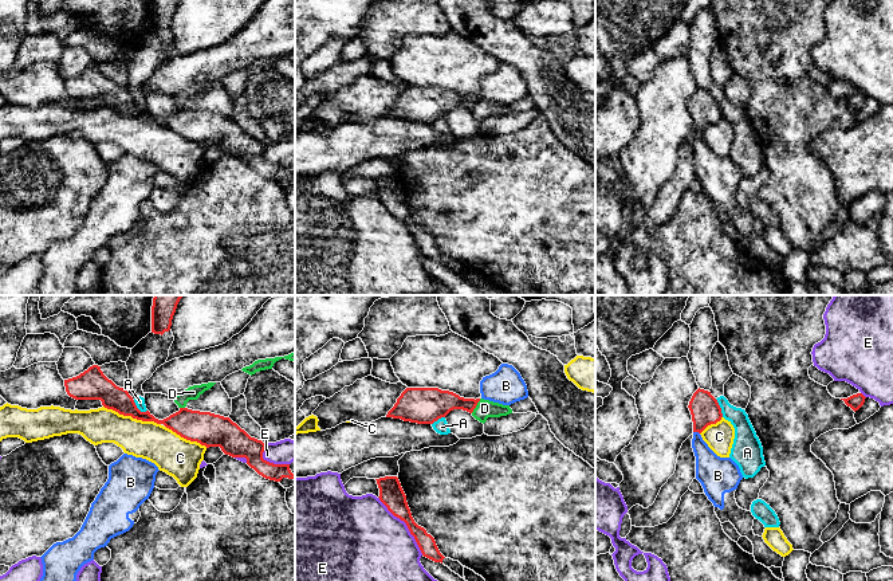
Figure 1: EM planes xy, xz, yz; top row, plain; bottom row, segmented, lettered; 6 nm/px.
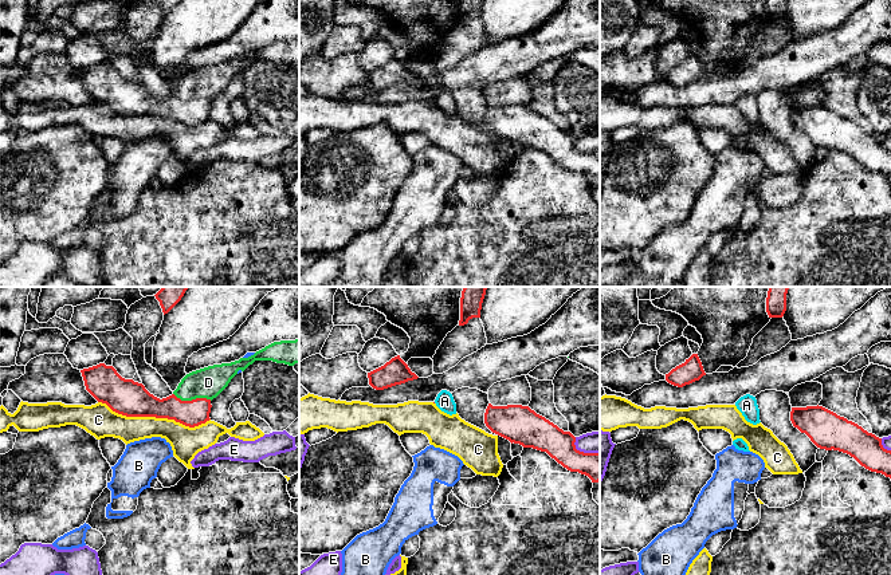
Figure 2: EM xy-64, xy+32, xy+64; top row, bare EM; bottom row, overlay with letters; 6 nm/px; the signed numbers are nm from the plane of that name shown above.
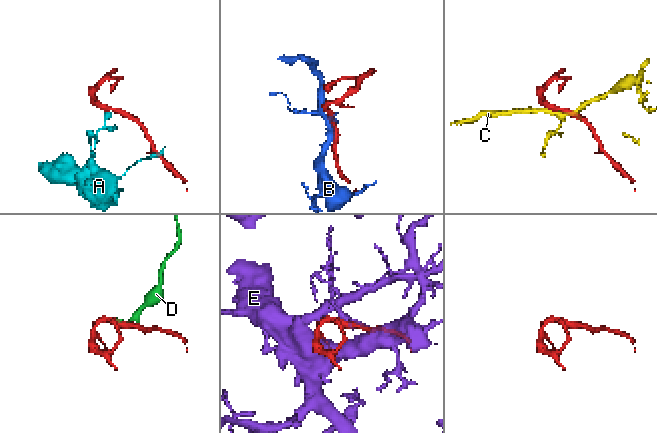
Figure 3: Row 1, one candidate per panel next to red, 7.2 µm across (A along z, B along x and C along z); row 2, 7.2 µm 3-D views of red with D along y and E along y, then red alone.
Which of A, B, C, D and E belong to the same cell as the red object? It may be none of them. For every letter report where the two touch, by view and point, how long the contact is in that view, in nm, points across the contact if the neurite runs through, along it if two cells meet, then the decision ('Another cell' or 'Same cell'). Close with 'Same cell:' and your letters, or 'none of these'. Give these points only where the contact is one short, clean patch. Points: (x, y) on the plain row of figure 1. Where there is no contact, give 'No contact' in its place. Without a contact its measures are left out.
A: Touches red at yz (720, 108). Shared border 120 nm. Boundary: yz (715, 98), (723, 116). Another cell
B: Touches red at yz (696, 130). Shared border 40 nm. Boundary: yz (693, 130), (699, 133). Another cell
C: Touches red at xy (132, 116). Shared border 360 nm. Another cell
D: Touches red at xz (476, 103). Shared border 110 nm. Boundary: xz (480, 98), (471, 112). Another cell
E: Touches red at xz (406, 224). Shared border 440 nm. Another cell
Same cell: none of these

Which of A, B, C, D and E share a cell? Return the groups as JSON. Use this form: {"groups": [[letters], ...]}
{"groups": [["A"], ["B"], ["C"], ["D"], ["E"]]}

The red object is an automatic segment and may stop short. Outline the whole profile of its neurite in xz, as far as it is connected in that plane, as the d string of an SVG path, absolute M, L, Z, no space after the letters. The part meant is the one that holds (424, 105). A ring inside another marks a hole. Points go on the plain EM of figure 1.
M406 87L386 117L417 123L433 123L453 109L473 111L480 98L464 98L438 87Z

